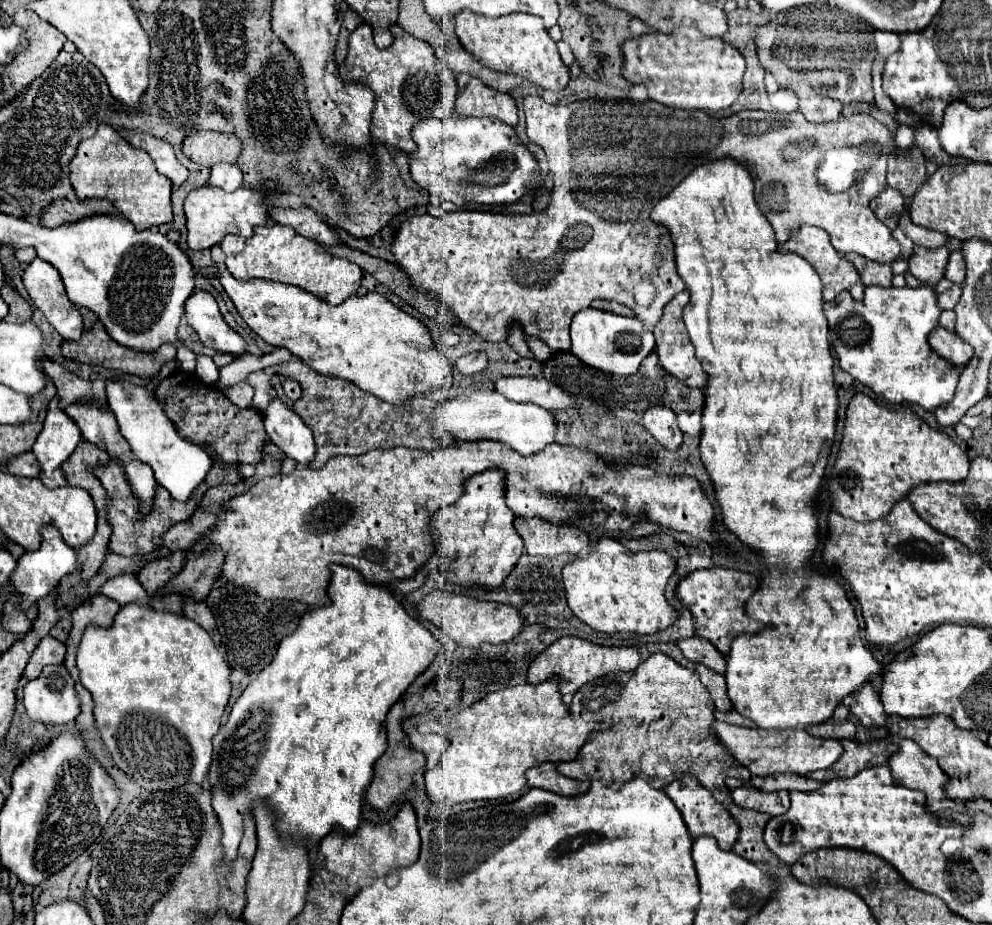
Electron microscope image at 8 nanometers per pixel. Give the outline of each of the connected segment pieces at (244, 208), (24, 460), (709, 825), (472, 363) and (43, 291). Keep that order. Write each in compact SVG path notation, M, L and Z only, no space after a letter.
M268 182L266 190L258 192L248 190L244 186L234 192L224 192L222 188L212 188L212 186L202 186L198 190L192 190L184 200L184 212L188 220L188 246L192 250L206 250L220 244L222 238L228 234L250 238L254 226L264 226L268 222L266 208L270 208L270 204L264 198L276 190L278 182Z
M24 452L24 454L18 454L14 458L10 458L6 464L6 470L14 476L26 476L26 478L36 478L38 472L40 472L40 466L34 458L32 452Z
M684 776L682 780L676 780L676 782L668 784L664 788L664 792L668 794L668 798L680 810L680 814L682 814L692 838L700 836L700 834L710 834L710 836L716 838L718 848L722 848L722 850L730 850L732 848L732 844L736 842L736 836L738 836L738 824L732 820L732 816L728 816L728 810L710 796L712 792L708 788L704 788L702 784L698 784L690 776Z
M472 352L456 360L456 370L462 374L476 374L488 366L488 356L484 352Z
M34 258L30 262L30 266L26 268L26 272L22 276L22 282L24 282L24 288L26 288L28 296L30 296L30 300L34 302L34 306L46 316L46 320L56 328L56 332L64 340L80 340L80 334L82 334L82 316L80 316L78 308L68 300L58 270L52 264L48 264L48 262L40 260L40 258Z

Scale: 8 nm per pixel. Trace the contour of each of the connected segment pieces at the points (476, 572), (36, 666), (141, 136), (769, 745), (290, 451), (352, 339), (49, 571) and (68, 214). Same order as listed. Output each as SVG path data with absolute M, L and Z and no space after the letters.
M490 468L464 482L464 494L434 516L434 546L444 556L444 572L456 584L484 584L496 588L516 566L524 540L512 526L514 514L504 502L506 472Z
M44 636L40 640L40 644L36 646L30 662L26 664L24 676L28 680L38 678L44 666L48 666L48 664L62 664L64 662L64 654L66 654L66 646L62 642L54 640L52 636Z
M130 130L130 132L126 132L124 138L134 148L146 150L150 154L150 158L154 160L158 172L164 174L166 178L170 178L174 188L178 188L188 178L188 170L176 160L174 148L168 142L164 142L160 138L154 138L150 134L146 134L146 132L140 132L140 130Z
M724 722L714 724L718 740L736 756L736 760L746 766L756 776L770 776L778 772L794 772L806 776L814 770L828 770L844 752L842 742L836 738L814 738L802 728L788 730L764 730L764 728L744 728Z
M274 398L266 412L264 412L264 428L268 438L280 446L280 450L296 460L298 464L306 466L316 452L312 430L300 420L300 416L288 408L280 398Z
M220 268L220 282L252 332L256 332L270 346L288 348L296 358L300 358L306 366L310 366L322 376L336 376L348 380L360 390L370 392L380 400L396 406L406 404L416 394L452 388L452 366L434 344L428 328L376 292L368 292L362 298L350 296L340 306L332 306L296 286L266 280L240 282L226 268Z
M44 526L40 528L40 548L34 552L24 552L18 560L16 570L10 576L10 584L14 586L14 590L22 596L22 602L18 604L20 610L28 610L34 602L38 602L40 598L48 596L52 592L52 588L58 586L60 578L74 572L76 570L76 550L70 548L68 544L64 544L60 532L54 526Z
M92 198L92 200L54 200L44 208L44 214L40 216L40 224L44 228L56 228L62 222L76 222L94 214L116 214L116 208L112 202L104 198Z

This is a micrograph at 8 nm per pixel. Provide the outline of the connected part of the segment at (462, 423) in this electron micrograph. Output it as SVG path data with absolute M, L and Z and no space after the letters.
M476 392L472 396L446 400L436 408L432 422L432 436L444 438L450 432L456 440L496 440L514 448L522 456L540 452L544 446L556 442L556 418L552 412L536 406L508 400L498 392Z

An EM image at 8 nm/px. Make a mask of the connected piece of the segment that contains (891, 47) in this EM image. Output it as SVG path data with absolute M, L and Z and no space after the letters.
M876 30L874 32L874 44L876 44L876 54L887 59L892 52L896 52L896 48L900 46L900 38L894 32L886 32L886 30Z

